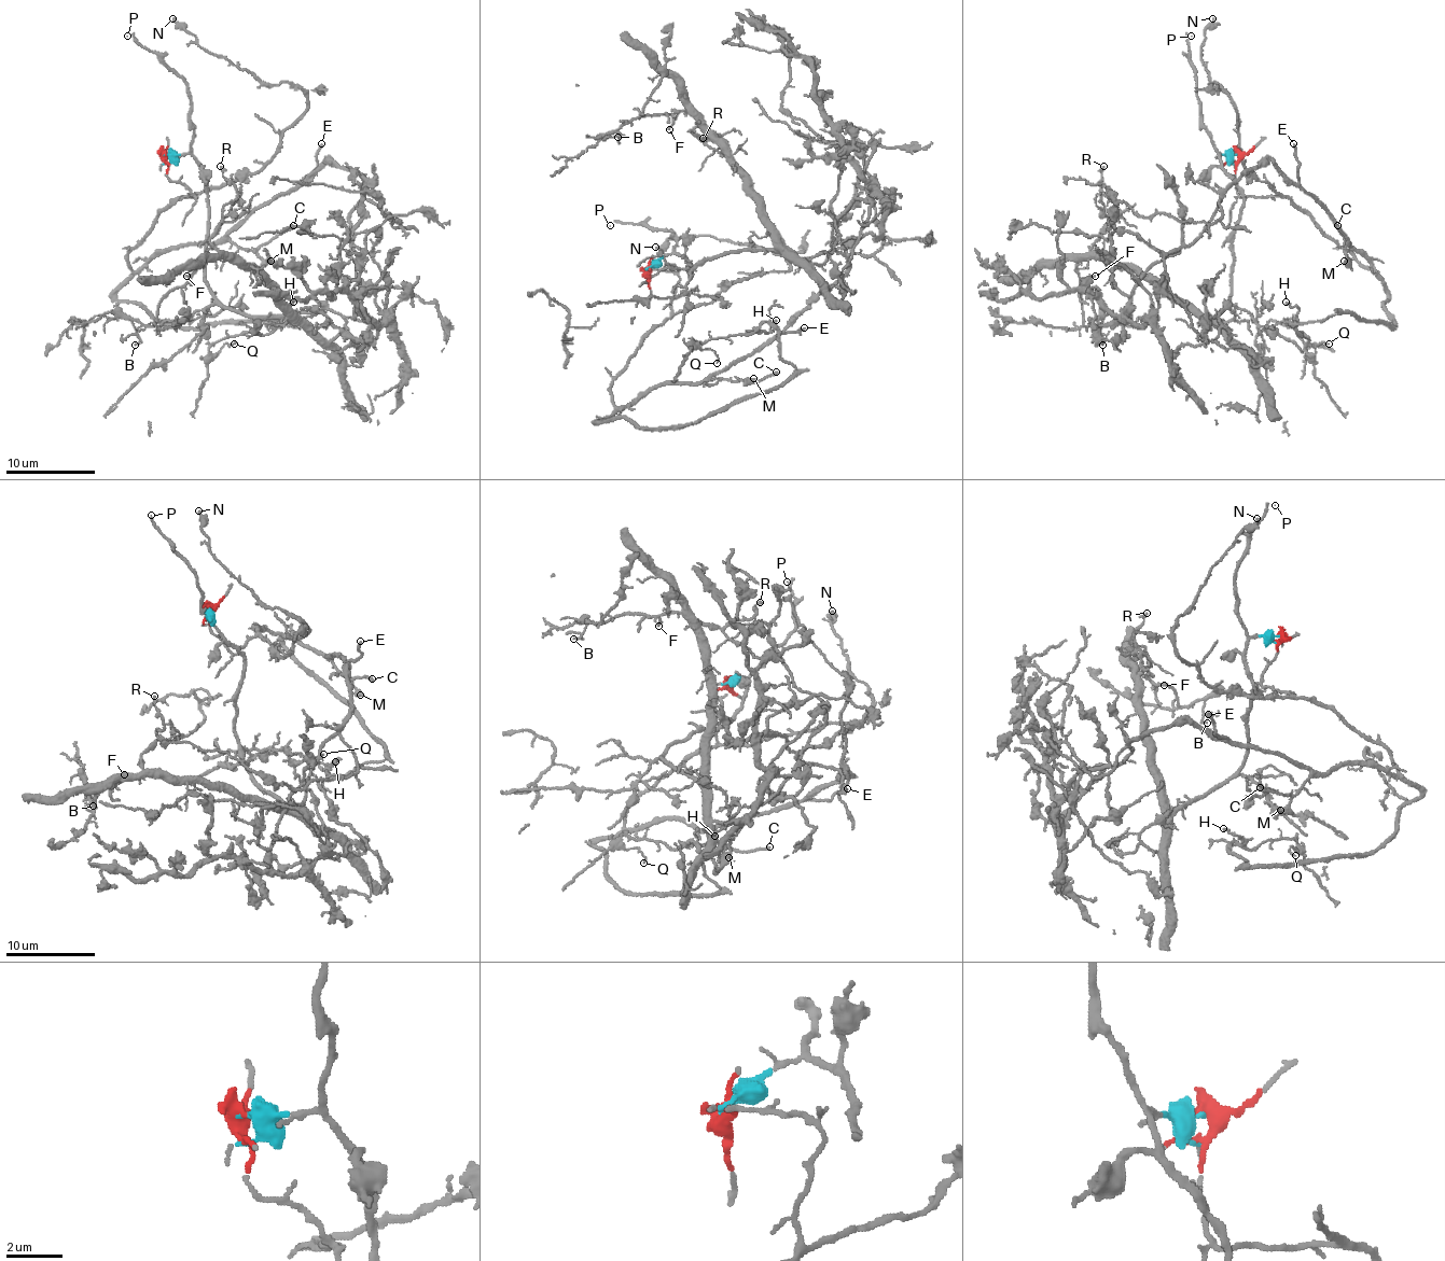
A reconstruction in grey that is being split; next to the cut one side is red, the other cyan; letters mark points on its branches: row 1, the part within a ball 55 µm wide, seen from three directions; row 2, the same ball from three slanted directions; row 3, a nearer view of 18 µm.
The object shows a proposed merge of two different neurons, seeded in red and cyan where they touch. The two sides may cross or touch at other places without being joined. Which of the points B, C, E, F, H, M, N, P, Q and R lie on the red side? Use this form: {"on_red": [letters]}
{"on_red": ["C", "E", "H", "M", "N", "Q"]}

